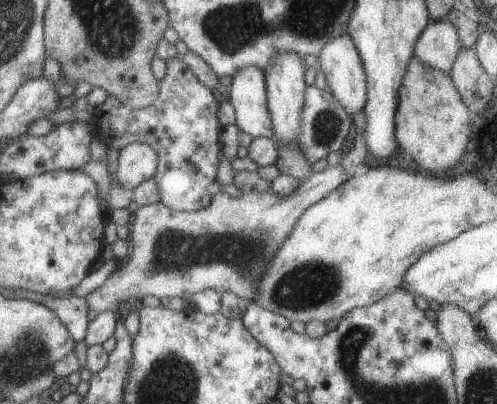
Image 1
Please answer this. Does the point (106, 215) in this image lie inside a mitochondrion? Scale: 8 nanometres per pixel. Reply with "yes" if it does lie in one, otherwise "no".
no

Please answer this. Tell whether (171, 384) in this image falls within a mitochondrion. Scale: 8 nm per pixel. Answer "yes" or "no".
yes

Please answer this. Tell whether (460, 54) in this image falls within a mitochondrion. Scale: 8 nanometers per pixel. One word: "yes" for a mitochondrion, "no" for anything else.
no

